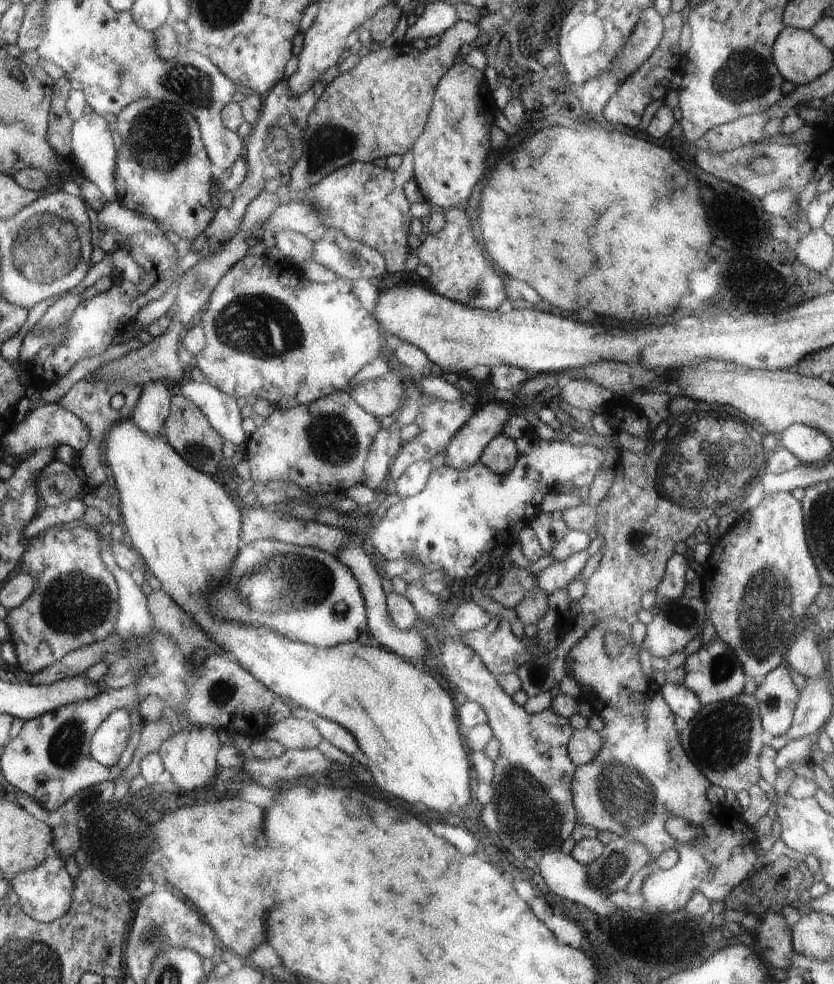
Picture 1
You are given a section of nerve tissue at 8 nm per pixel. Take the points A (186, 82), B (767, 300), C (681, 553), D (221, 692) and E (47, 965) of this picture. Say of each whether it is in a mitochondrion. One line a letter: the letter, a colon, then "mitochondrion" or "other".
A: mitochondrion
B: other
C: other
D: mitochondrion
E: mitochondrion

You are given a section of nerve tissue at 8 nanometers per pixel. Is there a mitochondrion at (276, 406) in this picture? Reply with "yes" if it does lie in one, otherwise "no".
no

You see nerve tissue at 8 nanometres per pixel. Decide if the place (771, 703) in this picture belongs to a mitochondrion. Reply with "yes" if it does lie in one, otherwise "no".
yes

